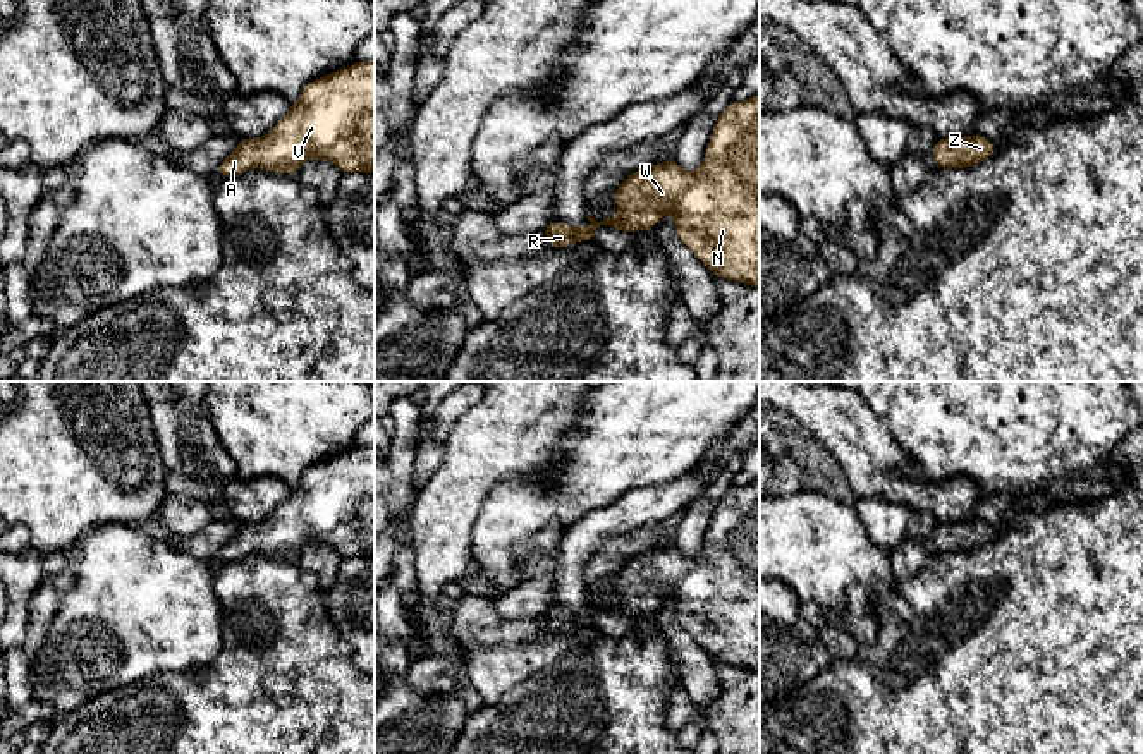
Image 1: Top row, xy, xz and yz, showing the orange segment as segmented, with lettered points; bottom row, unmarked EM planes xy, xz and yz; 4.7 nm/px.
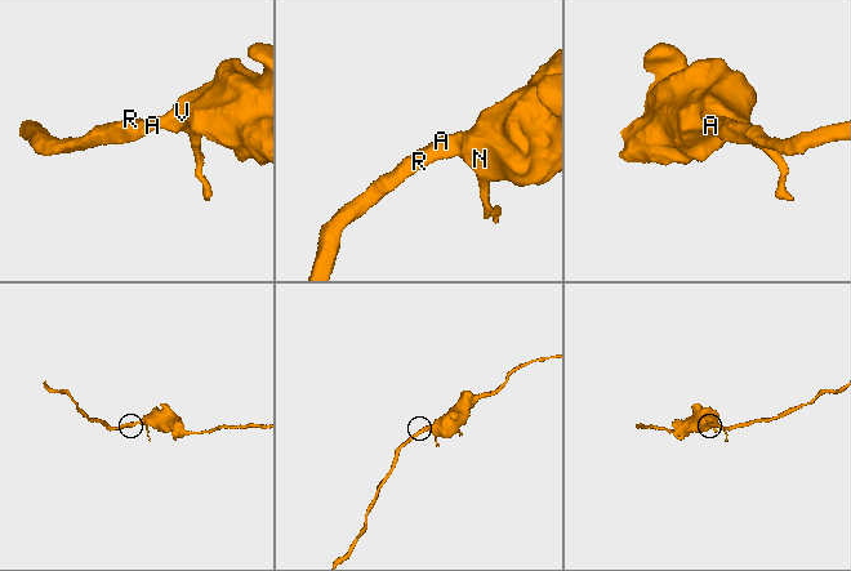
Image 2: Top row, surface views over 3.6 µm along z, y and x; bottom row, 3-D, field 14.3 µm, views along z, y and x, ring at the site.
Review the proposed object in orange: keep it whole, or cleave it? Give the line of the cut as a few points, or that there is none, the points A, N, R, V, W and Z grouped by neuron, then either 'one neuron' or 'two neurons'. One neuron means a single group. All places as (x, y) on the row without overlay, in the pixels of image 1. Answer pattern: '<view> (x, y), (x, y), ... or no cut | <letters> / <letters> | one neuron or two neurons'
no cut | A N R V W Z | one neuron

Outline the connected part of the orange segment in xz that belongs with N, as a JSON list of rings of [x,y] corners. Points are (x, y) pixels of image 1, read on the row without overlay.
[[[760,479],[729,488],[715,507],[700,553],[686,556],[670,544],[633,556],[615,574],[615,591],[619,598],[603,606],[588,598],[590,613],[550,606],[543,613],[547,627],[557,634],[581,625],[595,627],[600,610],[650,617],[665,599],[672,599],[679,625],[713,660],[760,673]]]

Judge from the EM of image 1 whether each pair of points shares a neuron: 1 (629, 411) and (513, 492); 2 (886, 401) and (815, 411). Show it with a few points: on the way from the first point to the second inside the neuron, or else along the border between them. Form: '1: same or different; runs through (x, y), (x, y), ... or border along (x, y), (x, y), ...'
1: same; runs through (614, 443), (559, 498), (545, 500)
2: different; border along (861, 399), (892, 435)

